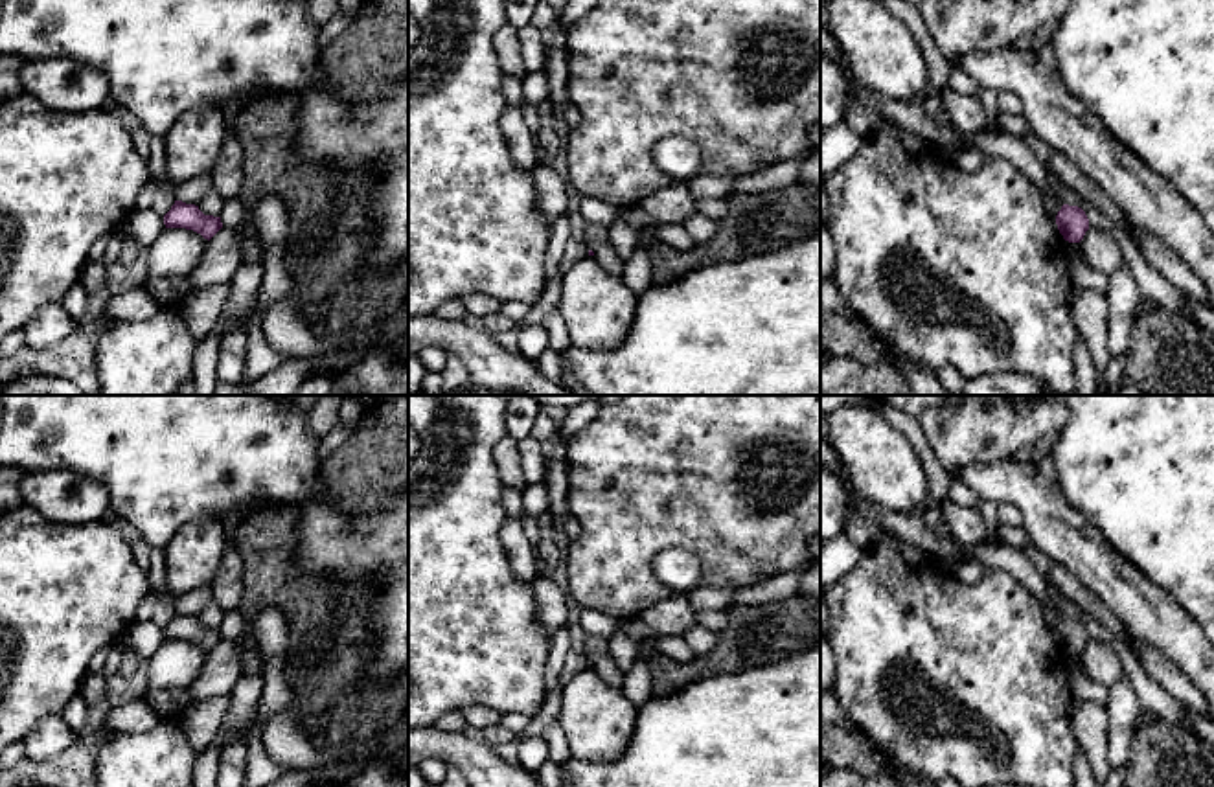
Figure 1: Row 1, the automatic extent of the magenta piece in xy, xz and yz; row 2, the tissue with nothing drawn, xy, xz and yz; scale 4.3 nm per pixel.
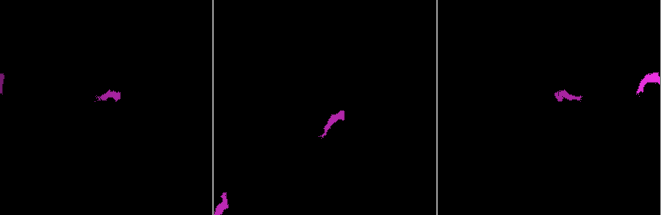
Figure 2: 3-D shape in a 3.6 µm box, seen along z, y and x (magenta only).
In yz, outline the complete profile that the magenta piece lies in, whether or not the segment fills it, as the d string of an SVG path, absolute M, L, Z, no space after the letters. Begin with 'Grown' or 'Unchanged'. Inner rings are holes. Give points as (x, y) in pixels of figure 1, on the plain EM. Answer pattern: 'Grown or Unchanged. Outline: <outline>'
Unchanged. Outline: M1063 616L1056 627L1059 645L1069 655L1080 655L1089 642L1089 631L1078 618Z

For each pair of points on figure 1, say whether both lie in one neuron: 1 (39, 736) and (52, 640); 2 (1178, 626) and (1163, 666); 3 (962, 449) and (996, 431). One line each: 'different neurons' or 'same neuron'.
1: different neurons
2: different neurons
3: same neuron

